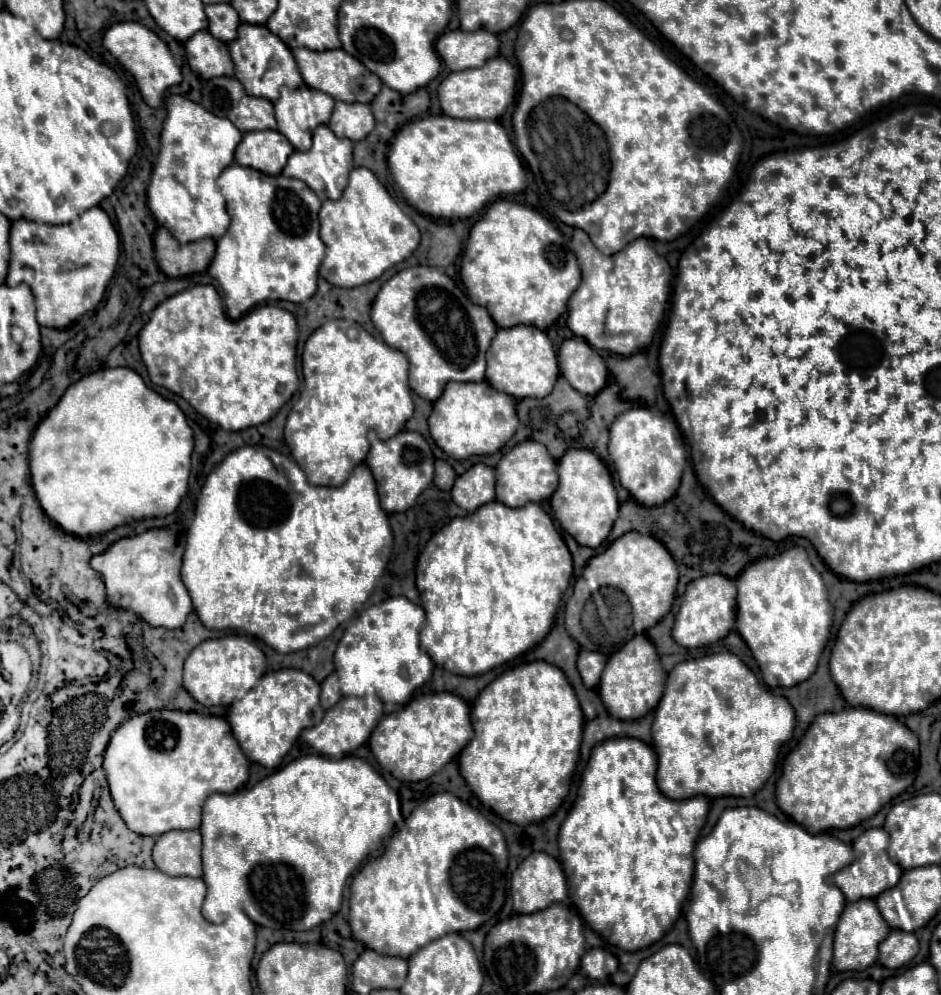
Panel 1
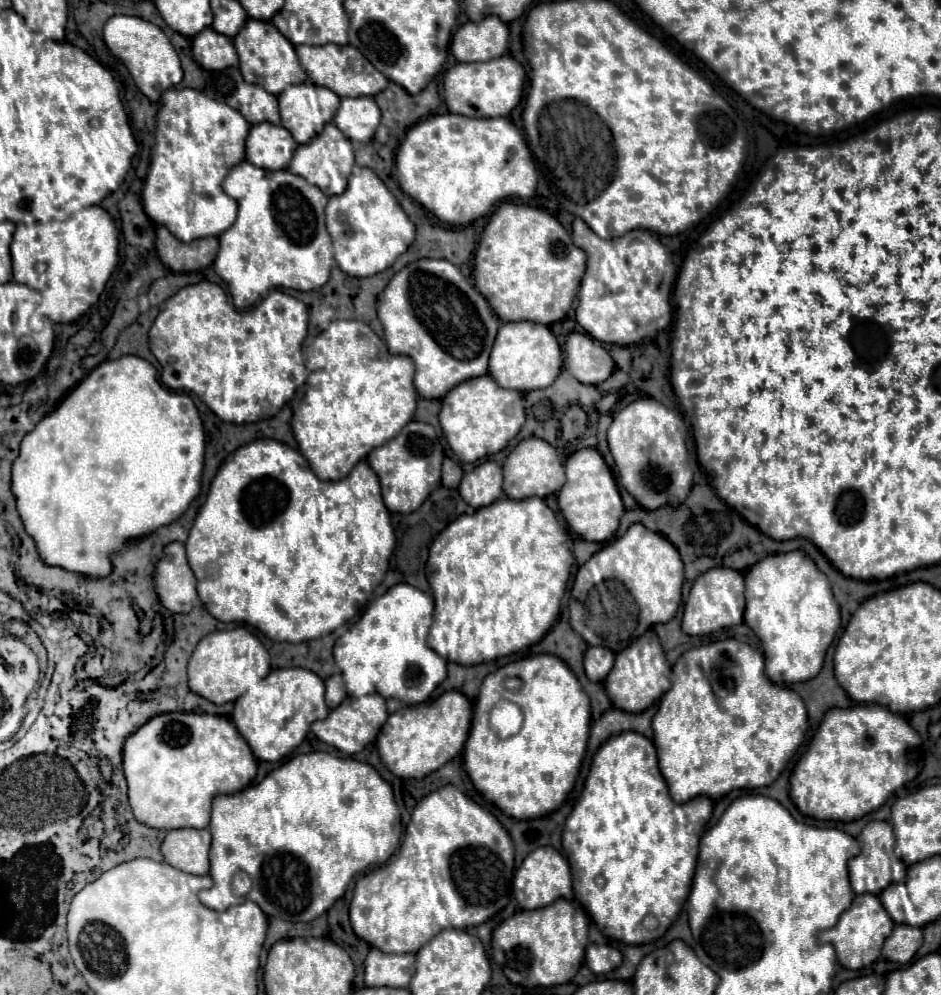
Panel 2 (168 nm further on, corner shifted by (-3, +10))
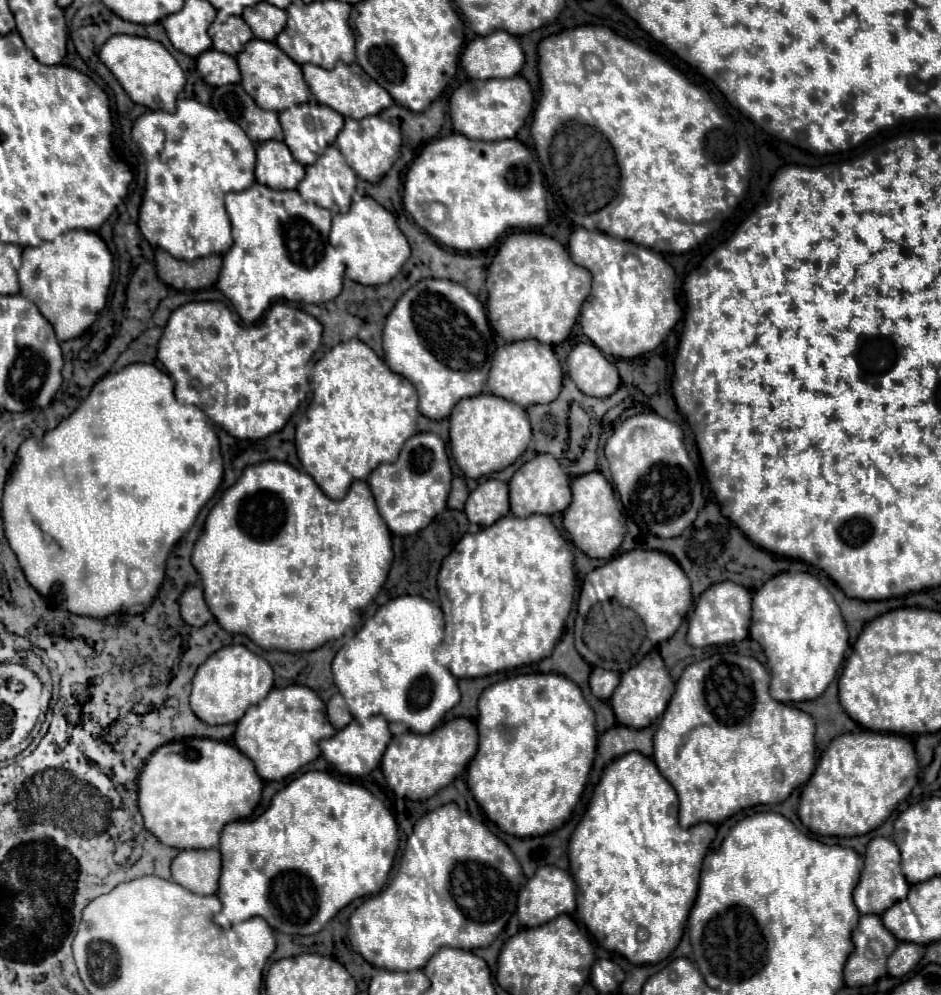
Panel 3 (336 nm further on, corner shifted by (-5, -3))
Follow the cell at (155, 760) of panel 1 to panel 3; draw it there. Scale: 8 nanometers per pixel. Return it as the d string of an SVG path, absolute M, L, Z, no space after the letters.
M182 738L156 748L140 768L138 774L138 808L142 812L146 830L152 832L162 844L184 848L214 848L220 840L224 824L252 816L260 803L262 778L256 774L252 760L238 752L226 740L210 738Z

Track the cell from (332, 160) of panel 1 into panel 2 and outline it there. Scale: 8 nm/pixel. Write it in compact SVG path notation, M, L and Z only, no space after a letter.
M328 123L324 127L322 135L318 135L312 143L300 145L296 149L296 155L292 157L292 163L290 163L288 171L304 177L308 183L316 185L324 195L332 197L332 195L344 193L352 167L354 167L352 143L348 143L348 139L344 139L344 135L340 135L340 129L334 123Z

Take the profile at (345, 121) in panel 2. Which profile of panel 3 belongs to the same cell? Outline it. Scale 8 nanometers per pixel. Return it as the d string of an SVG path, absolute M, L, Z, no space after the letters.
M366 116L362 120L346 118L344 128L336 138L336 146L346 156L346 162L350 164L358 178L376 182L390 170L390 166L400 154L400 132L396 126L392 126L388 120L380 116Z

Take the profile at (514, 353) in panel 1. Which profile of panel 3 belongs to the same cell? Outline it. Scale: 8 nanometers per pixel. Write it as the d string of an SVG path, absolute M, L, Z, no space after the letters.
M518 340L504 344L496 350L492 370L488 376L488 390L492 394L528 408L532 404L548 404L556 400L560 388L562 388L562 368L552 346L542 344L538 340Z

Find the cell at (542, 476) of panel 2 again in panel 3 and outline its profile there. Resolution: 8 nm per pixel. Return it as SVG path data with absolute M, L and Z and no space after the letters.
M536 454L532 460L522 464L514 472L508 486L510 486L510 510L514 516L520 518L526 518L530 514L546 514L546 516L560 514L568 508L572 500L570 478L564 474L556 458L550 454Z

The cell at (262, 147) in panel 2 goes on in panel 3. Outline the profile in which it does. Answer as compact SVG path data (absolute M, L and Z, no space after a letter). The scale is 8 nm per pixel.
M266 140L266 144L256 146L256 182L266 184L274 190L294 190L304 176L304 166L298 164L288 146L278 140Z

